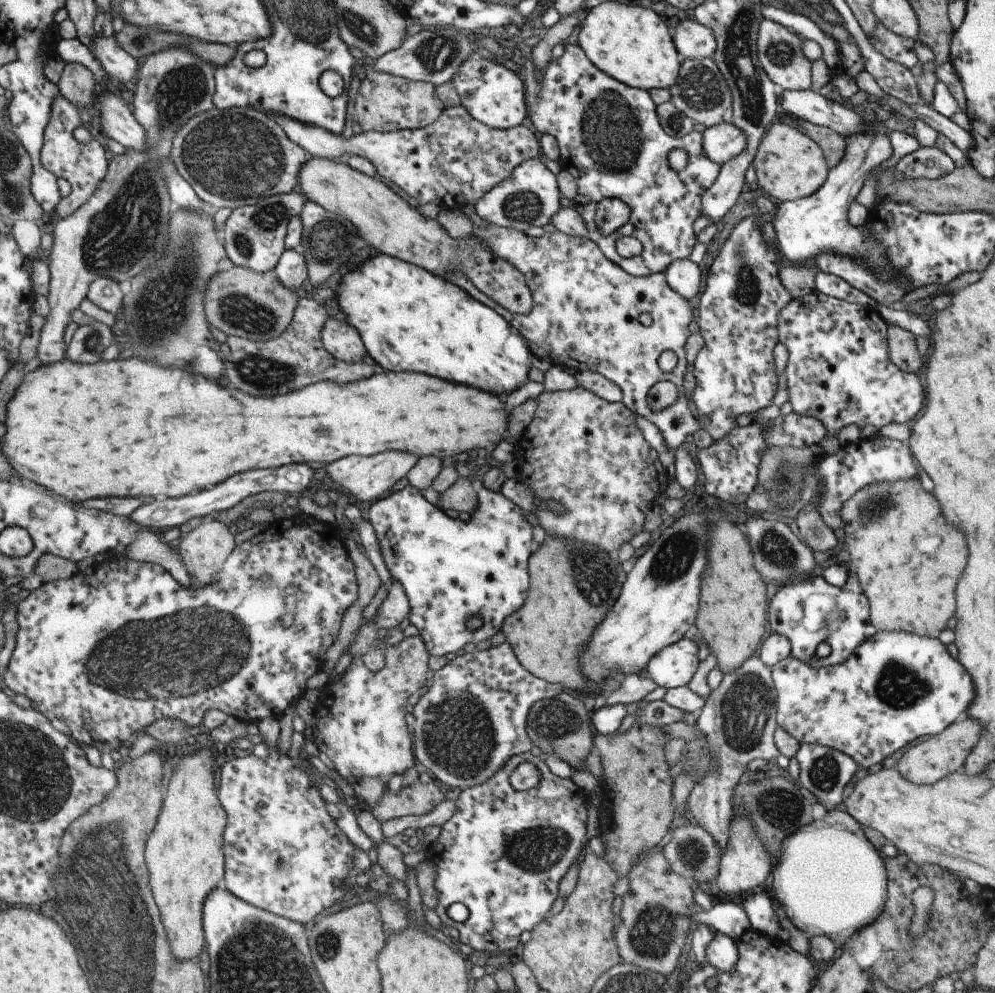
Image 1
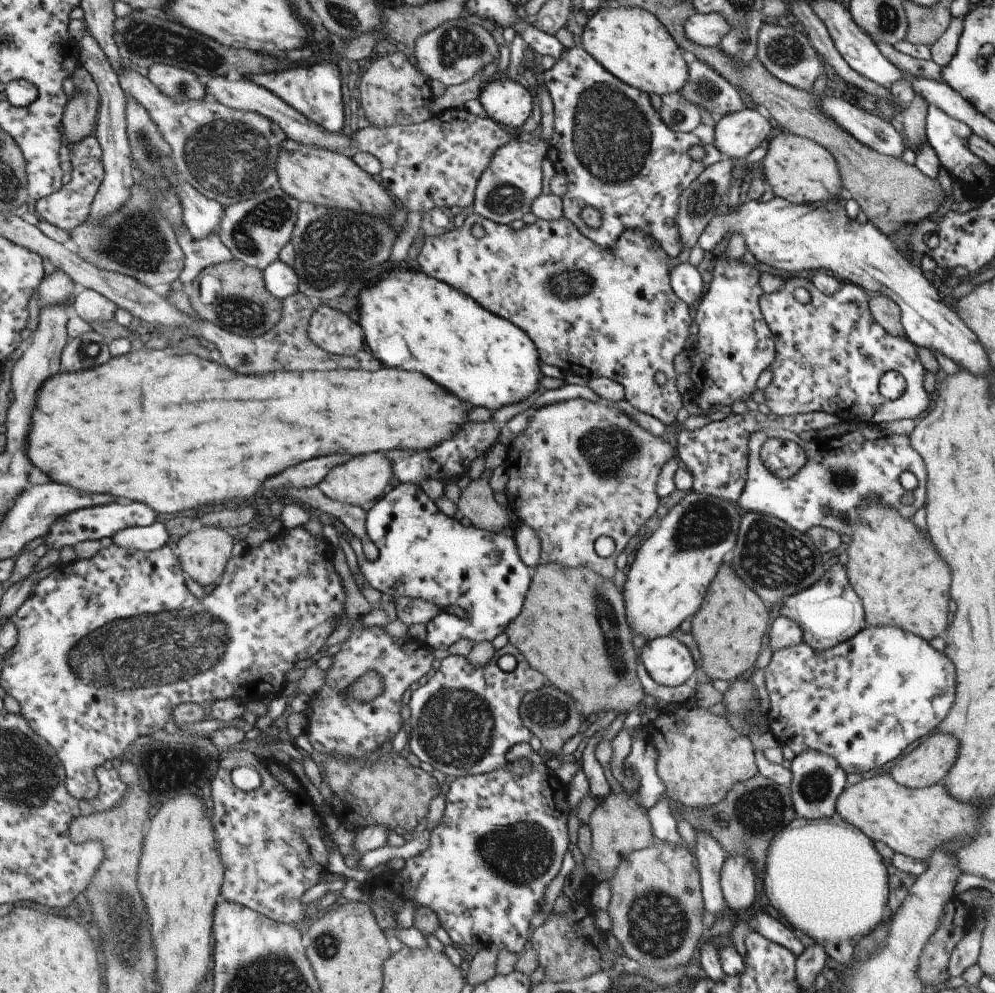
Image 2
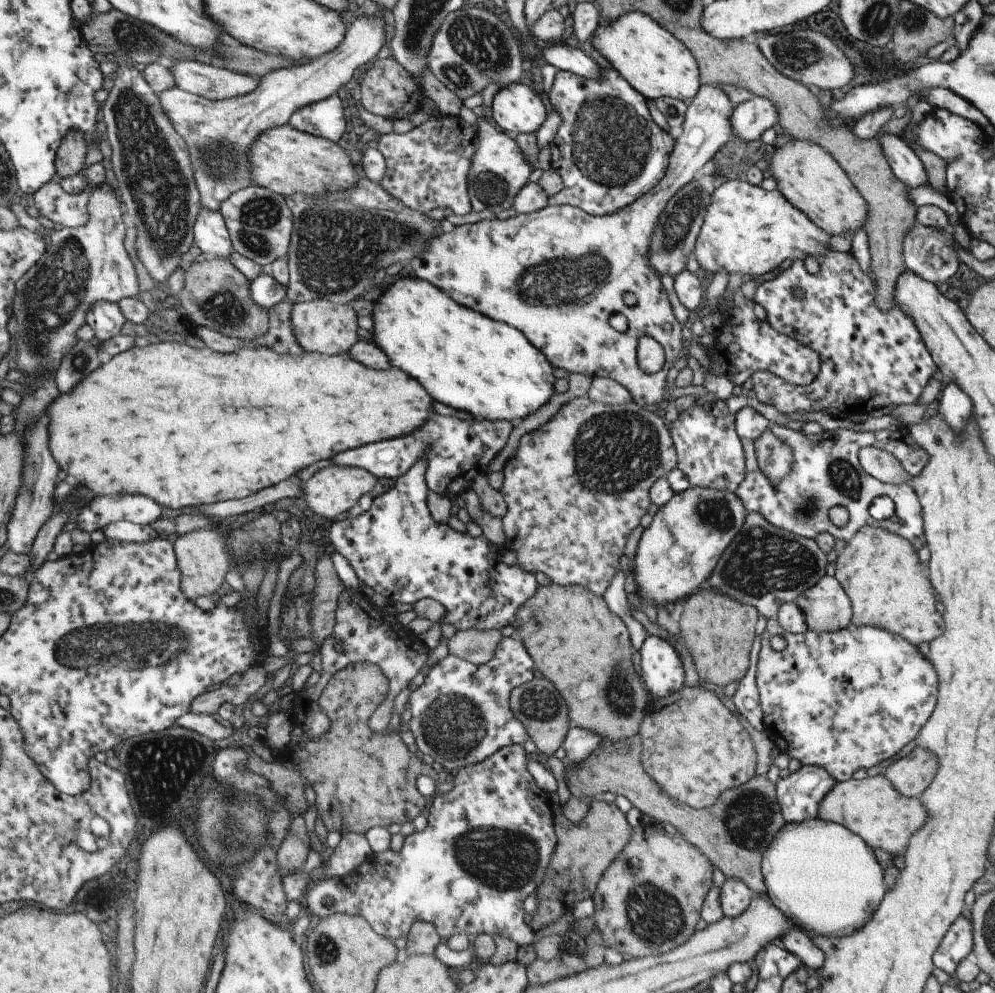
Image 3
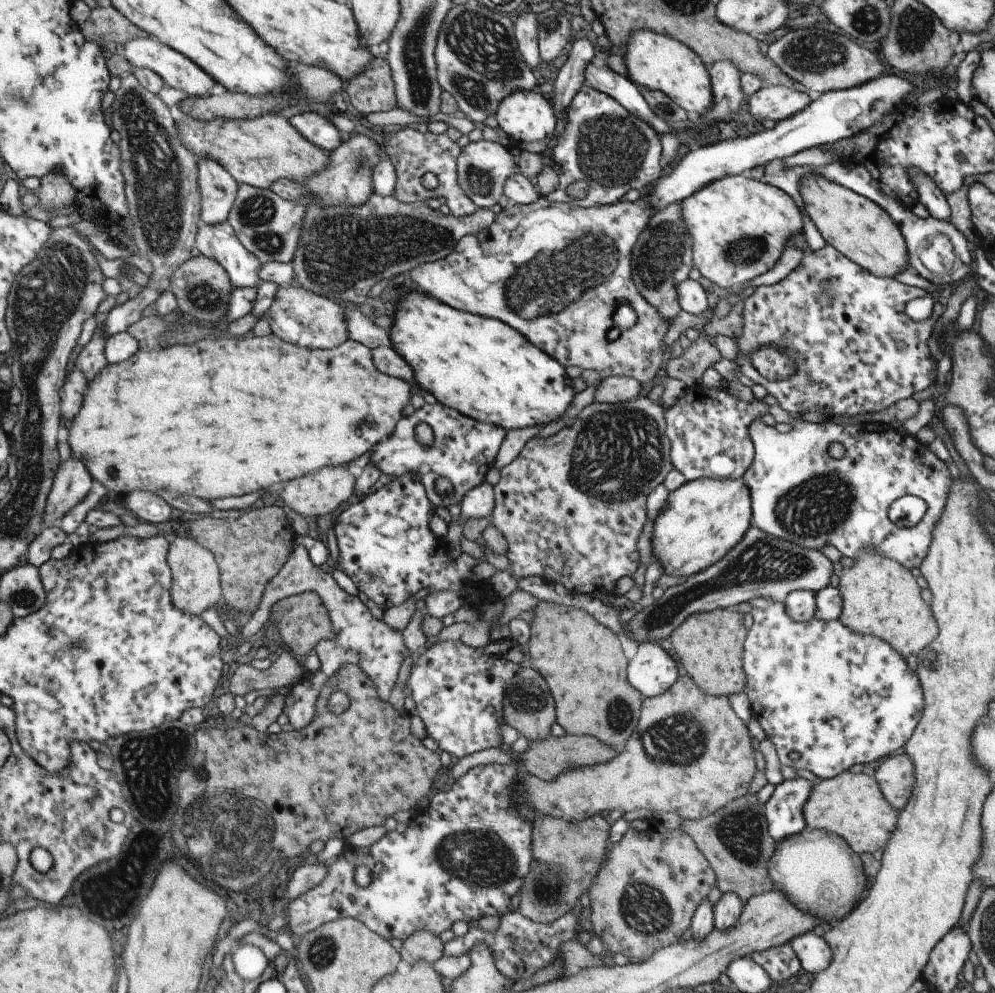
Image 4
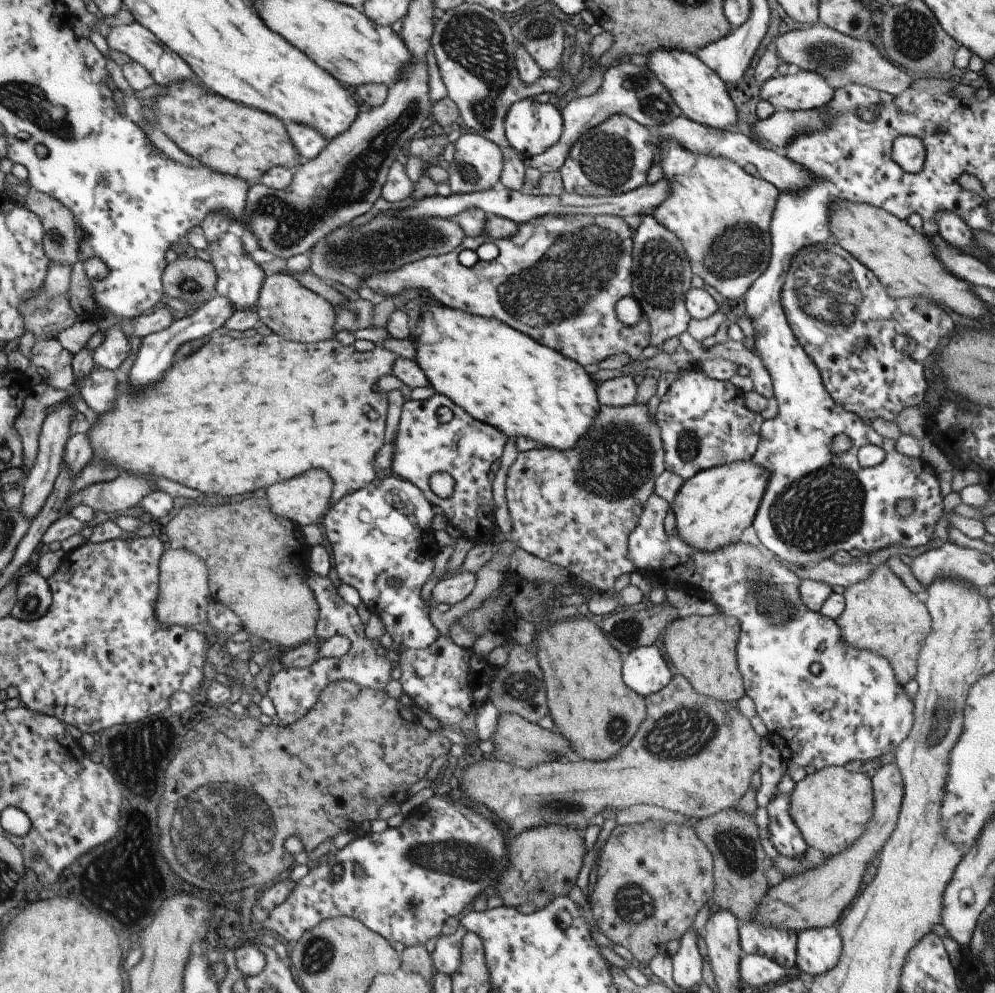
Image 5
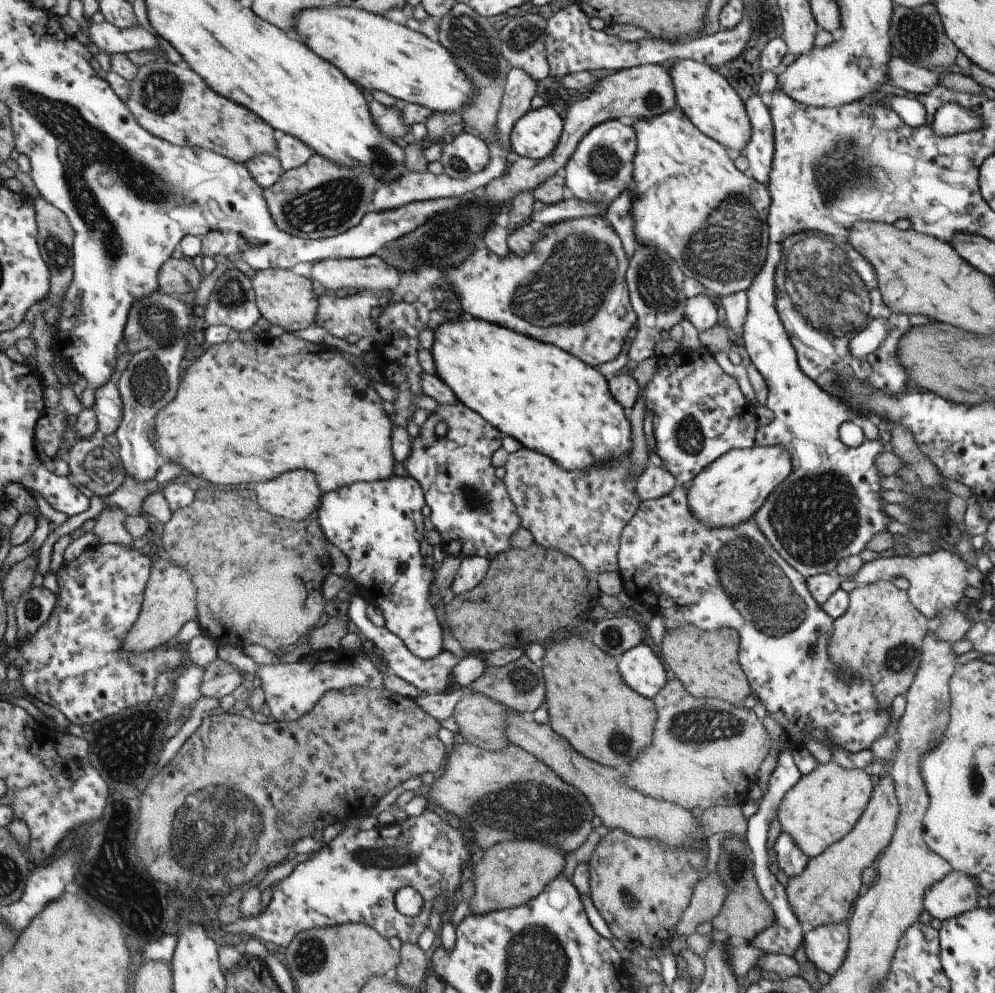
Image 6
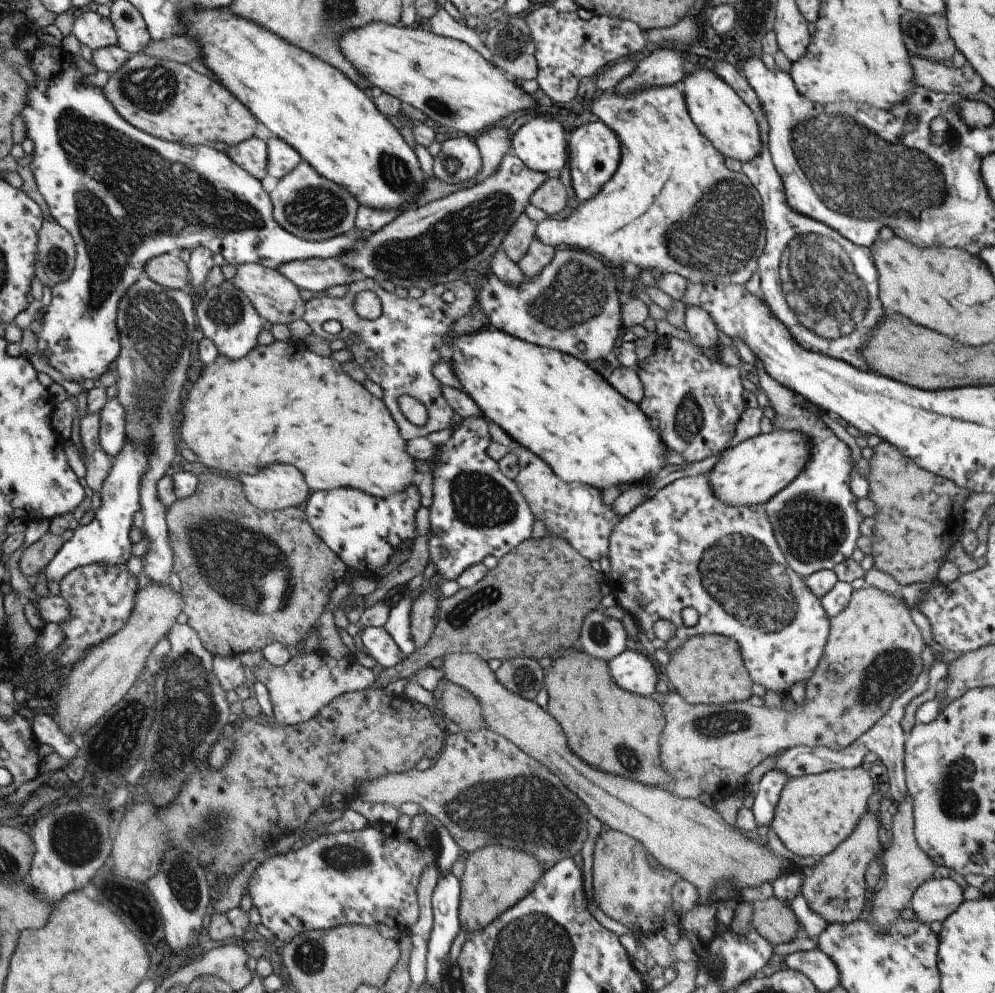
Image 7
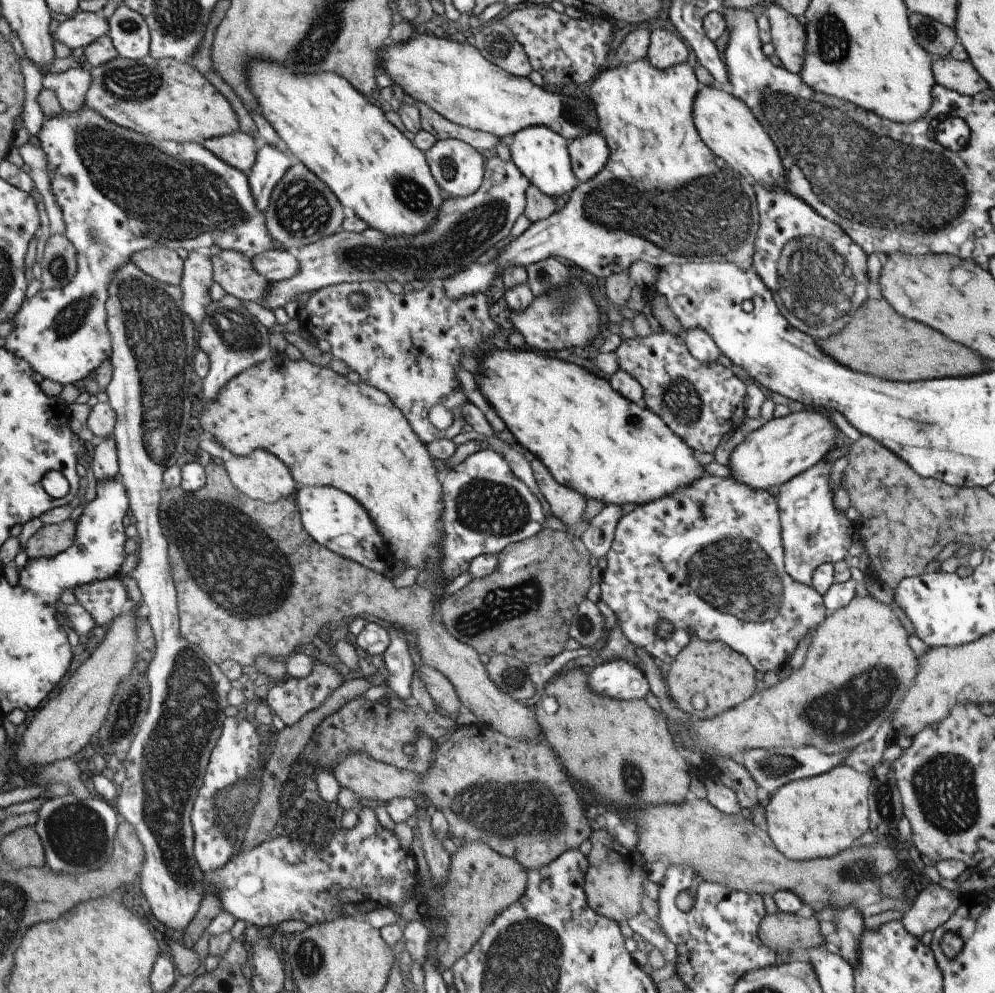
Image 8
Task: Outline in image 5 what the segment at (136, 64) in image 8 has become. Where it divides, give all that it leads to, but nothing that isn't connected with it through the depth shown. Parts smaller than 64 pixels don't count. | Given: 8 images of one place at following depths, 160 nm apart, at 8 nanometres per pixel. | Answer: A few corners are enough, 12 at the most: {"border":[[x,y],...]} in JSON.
{"border":[[189,81],[151,98],[159,130],[212,171],[301,164],[285,122]]}

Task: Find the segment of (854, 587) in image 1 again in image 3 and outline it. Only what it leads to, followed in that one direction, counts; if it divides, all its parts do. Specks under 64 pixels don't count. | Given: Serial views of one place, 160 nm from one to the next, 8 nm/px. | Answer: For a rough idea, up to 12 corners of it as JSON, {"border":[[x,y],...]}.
{"border":[[823,575],[794,603],[806,627],[832,633],[851,624],[852,606]]}

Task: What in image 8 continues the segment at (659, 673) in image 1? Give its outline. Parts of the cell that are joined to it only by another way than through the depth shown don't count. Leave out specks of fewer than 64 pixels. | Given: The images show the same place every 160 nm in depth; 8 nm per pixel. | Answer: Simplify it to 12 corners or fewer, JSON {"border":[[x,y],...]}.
{"border":[[626,659],[592,663],[588,687],[619,700],[647,694],[642,670]]}

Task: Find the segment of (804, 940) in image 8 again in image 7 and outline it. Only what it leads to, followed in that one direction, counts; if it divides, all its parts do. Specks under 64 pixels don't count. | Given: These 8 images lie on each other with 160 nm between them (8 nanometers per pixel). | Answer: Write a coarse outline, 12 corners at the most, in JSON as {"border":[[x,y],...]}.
{"border":[[775,897],[751,902],[751,926],[771,946],[794,939],[798,920]]}

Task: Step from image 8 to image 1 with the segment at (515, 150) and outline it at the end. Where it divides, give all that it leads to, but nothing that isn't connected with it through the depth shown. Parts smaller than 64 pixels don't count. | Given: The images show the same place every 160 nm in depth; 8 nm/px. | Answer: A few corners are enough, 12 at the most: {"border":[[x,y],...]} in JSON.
{"border":[[471,54],[453,72],[460,106],[489,128],[527,116],[524,84]]}

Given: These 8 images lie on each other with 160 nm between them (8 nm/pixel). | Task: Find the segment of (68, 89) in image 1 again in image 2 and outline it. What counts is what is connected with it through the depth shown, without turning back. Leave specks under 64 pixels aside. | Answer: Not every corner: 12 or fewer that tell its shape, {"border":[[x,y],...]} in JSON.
{"border":[[79,65],[63,118],[65,145],[93,133],[97,87]]}

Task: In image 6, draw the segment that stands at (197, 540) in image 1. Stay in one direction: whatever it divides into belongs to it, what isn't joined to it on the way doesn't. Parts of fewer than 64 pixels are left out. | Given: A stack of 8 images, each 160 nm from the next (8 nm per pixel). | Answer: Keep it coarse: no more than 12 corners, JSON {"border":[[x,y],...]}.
{"border":[[160,557],[121,656],[169,642],[196,620],[189,574]]}

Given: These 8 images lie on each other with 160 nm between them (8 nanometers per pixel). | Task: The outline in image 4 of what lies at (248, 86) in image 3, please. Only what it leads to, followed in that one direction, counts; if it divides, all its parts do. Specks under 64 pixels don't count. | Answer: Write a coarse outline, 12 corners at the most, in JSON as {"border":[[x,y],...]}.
{"border":[[147,37],[121,57],[165,86],[201,97],[216,82],[184,54]]}

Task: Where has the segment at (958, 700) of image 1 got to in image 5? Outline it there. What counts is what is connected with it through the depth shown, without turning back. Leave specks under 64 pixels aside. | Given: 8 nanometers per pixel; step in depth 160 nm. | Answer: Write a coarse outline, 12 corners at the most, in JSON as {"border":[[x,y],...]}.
{"border":[[646,500],[636,572],[735,617],[765,737],[815,770],[911,730],[889,661],[805,609],[791,568],[666,536]]}

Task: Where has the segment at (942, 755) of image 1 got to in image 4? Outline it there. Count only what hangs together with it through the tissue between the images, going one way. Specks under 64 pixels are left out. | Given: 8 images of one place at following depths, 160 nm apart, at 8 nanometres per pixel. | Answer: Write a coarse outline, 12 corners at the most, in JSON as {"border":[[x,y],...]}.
{"border":[[905,754],[886,757],[872,774],[898,812],[914,785]]}

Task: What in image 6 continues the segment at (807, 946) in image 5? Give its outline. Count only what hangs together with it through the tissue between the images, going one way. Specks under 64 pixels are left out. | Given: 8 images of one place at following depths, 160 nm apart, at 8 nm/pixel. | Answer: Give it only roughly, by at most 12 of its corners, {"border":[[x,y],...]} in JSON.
{"border":[[846,923],[808,930],[802,949],[815,970],[840,969],[848,947]]}

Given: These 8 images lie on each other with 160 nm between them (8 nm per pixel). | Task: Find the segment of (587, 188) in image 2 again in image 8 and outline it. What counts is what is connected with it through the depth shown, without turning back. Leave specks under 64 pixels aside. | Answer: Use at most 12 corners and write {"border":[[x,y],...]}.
{"border":[[597,131],[568,141],[579,183],[608,161],[609,147]]}

